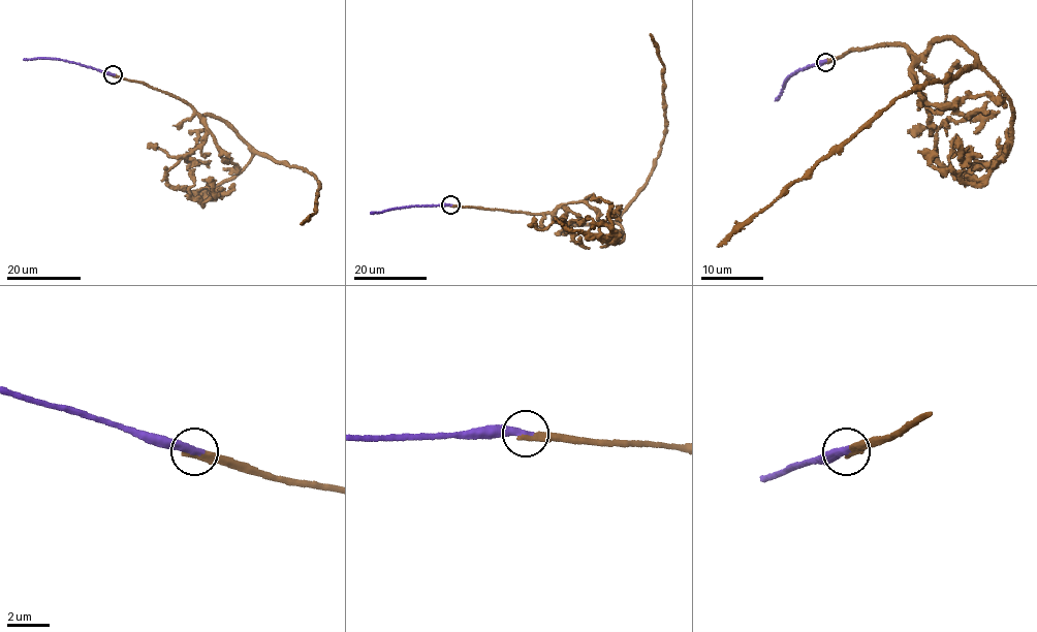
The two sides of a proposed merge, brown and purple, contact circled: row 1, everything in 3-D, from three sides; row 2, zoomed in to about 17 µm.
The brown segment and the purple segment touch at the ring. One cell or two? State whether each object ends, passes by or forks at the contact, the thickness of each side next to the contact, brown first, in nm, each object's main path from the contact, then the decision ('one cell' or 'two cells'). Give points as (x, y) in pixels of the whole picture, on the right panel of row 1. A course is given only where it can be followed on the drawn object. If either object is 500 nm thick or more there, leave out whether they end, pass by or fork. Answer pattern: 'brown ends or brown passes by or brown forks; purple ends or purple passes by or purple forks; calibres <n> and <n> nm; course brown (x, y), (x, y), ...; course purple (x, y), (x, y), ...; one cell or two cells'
brown ends; purple ends; calibres 320 and 400 nm; course brown (825, 62), (886, 42), (903, 42), (918, 56), (952, 35), (977, 58), (954, 75), (902, 94), (717, 246); course purple (825, 62), (789, 75), (775, 100); one cell

